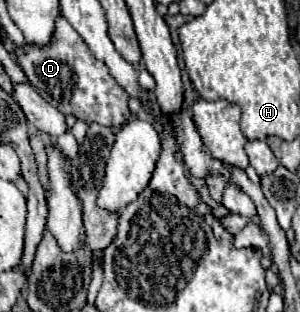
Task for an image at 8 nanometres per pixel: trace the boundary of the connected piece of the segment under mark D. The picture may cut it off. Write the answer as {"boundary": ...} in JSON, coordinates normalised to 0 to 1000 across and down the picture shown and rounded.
{"boundary":[[[213,54],[187,61],[173,151],[80,144],[80,157],[53,157],[53,176],[100,272],[220,369],[253,369],[267,388],[333,394],[353,407],[400,407],[433,381],[427,304],[413,304],[413,285],[373,253],[373,240],[360,240],[360,215],[307,183],[280,125],[267,125]]]}

